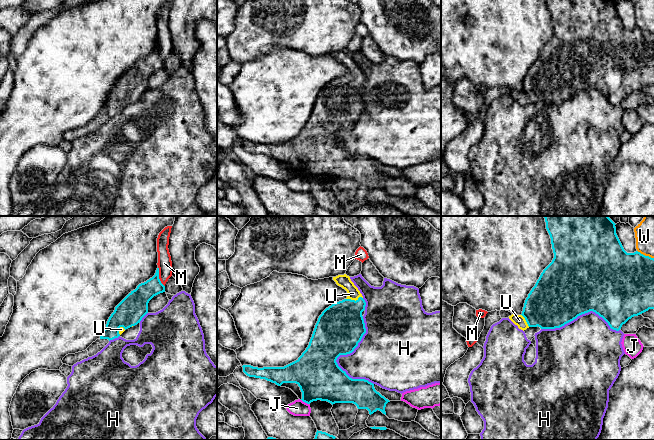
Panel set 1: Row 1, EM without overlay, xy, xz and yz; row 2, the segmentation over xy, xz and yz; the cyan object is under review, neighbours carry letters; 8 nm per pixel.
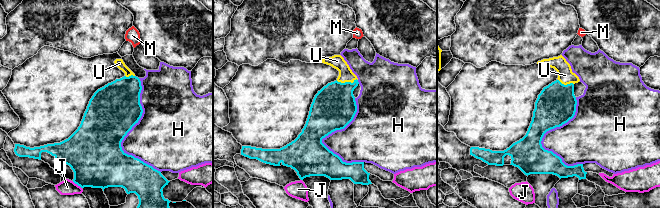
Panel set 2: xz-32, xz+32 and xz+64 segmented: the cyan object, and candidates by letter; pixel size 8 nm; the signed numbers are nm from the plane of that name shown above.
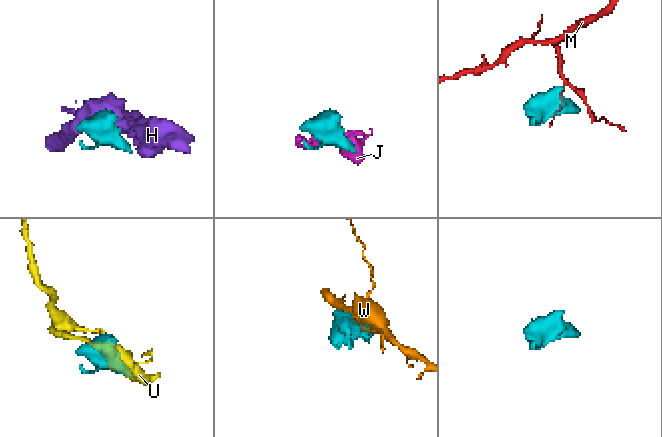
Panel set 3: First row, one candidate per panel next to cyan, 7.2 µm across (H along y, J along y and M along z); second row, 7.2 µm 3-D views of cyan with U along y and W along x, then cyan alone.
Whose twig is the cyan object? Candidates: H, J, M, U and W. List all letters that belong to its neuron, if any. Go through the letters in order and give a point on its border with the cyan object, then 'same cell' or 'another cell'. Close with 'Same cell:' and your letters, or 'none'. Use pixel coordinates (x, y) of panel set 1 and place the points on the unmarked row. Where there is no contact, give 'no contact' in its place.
H: xz (341, 130) | another cell
J: xz (305, 178) | another cell
M: xy (158, 53) | another cell
U: xz (354, 76) | same cell
W: yz (644, 31) | another cell
Same cell: U

